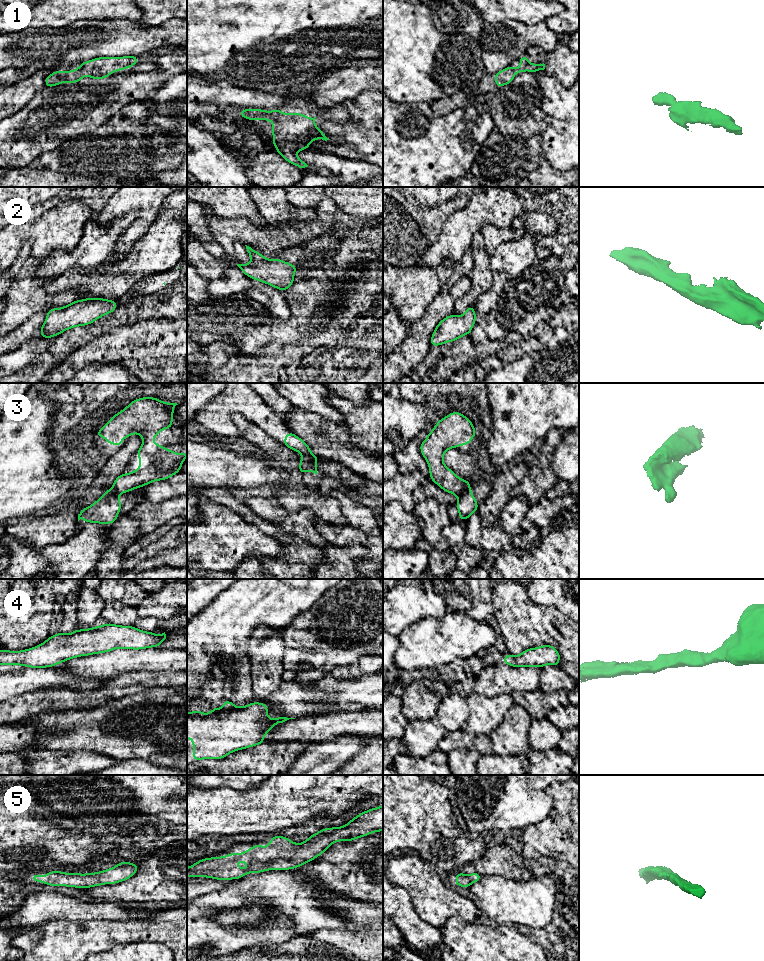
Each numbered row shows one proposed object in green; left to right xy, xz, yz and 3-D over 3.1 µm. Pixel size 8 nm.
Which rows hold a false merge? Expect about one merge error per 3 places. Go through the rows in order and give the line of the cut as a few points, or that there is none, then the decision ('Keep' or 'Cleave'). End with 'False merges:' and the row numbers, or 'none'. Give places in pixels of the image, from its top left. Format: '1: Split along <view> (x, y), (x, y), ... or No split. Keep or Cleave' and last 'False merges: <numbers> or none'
1: No split. Keep
2: No split. Keep
3: Split along xz (302, 458), (314, 464). Cleave
4: No split. Keep
5: No split. Keep
False merges: 3

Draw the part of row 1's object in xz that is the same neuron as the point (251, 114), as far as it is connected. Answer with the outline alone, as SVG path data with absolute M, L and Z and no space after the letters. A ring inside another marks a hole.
M244 109L238 113L248 120L268 120L273 121L271 127L273 145L277 153L287 162L296 165L299 168L308 167L308 165L299 159L296 152L309 149L309 143L316 141L317 137L322 140L329 140L325 134L315 126L315 118L309 118L298 112L284 114L278 109L271 112L261 109Z

